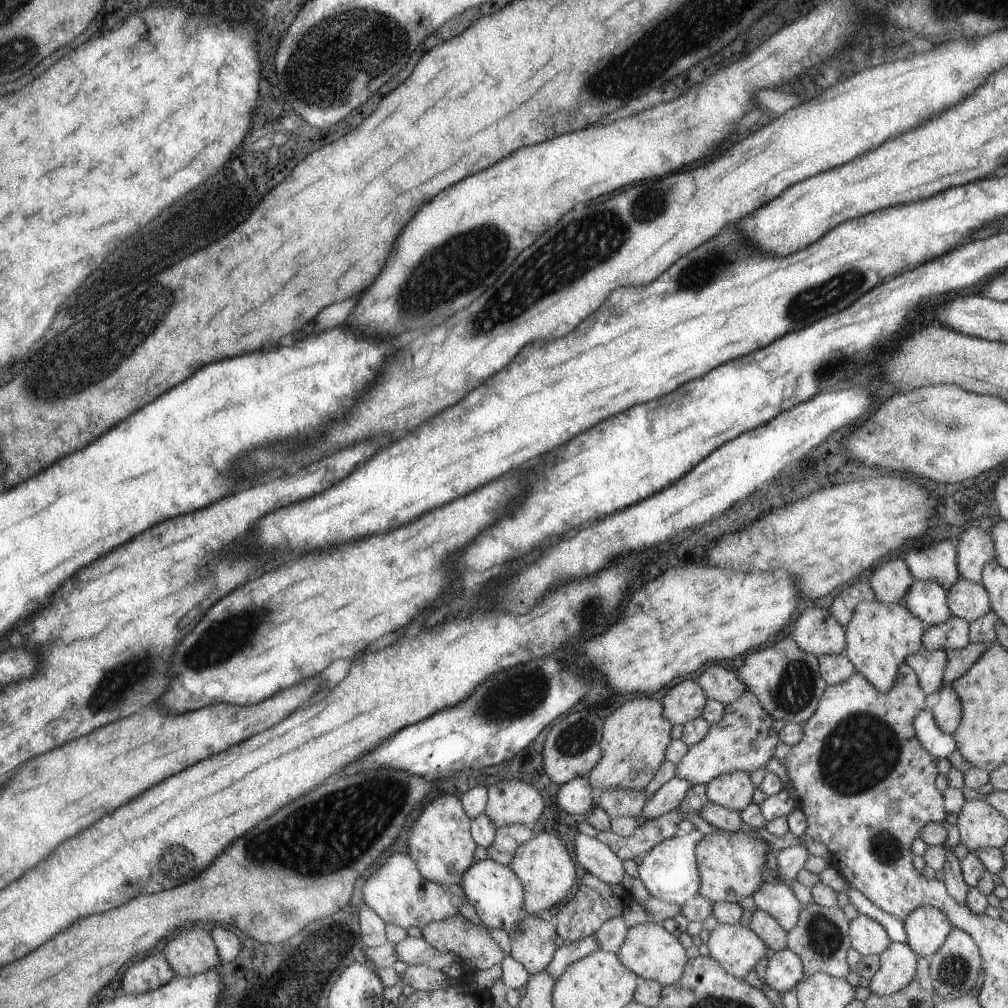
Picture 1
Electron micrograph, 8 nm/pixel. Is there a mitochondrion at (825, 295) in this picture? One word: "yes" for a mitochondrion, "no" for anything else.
yes

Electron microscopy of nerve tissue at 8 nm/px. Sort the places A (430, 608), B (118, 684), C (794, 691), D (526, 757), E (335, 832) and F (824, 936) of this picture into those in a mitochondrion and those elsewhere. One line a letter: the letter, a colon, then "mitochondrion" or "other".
A: other
B: mitochondrion
C: mitochondrion
D: other
E: mitochondrion
F: mitochondrion

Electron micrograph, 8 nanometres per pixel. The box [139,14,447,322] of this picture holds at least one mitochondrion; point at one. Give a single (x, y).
(304, 59)

